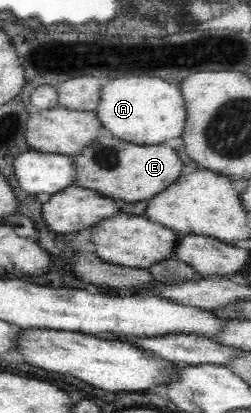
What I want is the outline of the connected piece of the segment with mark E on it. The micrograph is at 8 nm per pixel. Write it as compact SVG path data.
M104 132L96 136L87 146L82 148L82 152L71 157L71 162L75 167L75 185L86 188L90 191L98 192L101 196L112 200L122 200L125 203L150 201L168 189L181 175L184 174L184 164L178 157L176 150L172 146L164 144L138 145L117 139L112 134Z

